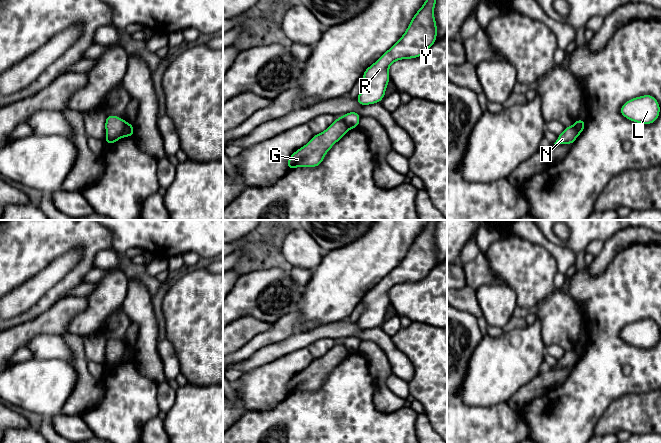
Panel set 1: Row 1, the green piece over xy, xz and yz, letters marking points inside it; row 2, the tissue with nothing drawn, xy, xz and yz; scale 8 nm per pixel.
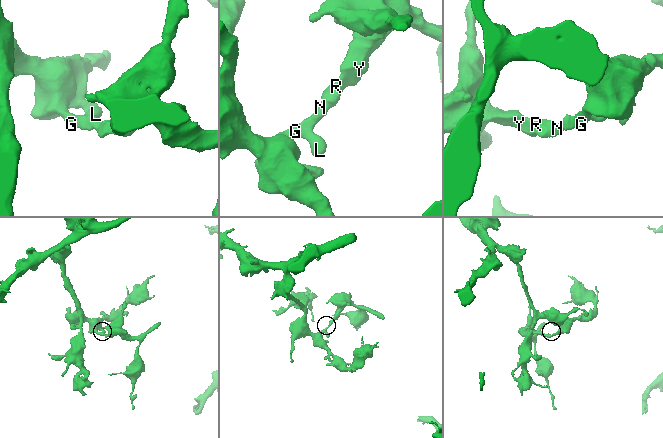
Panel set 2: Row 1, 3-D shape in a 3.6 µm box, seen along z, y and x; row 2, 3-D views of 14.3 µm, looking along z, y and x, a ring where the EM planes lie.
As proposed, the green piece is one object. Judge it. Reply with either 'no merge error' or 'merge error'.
merge error

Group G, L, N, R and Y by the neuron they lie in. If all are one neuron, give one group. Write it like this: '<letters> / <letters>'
G L / N R Y

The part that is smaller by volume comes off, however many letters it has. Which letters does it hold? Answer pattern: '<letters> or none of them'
N, R, Y

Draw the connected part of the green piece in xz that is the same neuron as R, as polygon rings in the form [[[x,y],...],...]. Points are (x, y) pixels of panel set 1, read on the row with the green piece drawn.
[[[425,0],[402,37],[365,70],[362,75],[365,86],[356,97],[359,105],[380,103],[390,80],[391,64],[401,59],[418,58],[436,42],[435,4],[436,0]]]

